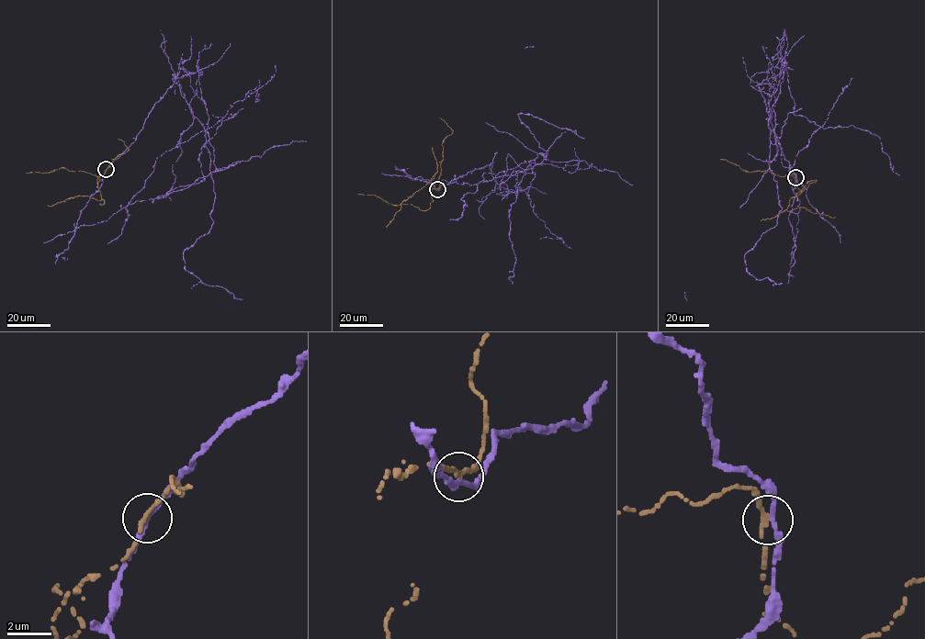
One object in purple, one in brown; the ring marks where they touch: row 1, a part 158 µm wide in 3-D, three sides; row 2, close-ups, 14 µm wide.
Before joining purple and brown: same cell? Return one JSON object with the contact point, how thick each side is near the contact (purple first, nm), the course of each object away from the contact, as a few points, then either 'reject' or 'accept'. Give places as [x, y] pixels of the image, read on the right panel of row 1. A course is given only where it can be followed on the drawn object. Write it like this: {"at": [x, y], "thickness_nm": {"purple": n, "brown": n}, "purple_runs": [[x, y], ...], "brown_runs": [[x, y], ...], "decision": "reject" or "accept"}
{"at": [795, 177], "thickness_nm": {"purple": 240, "brown": 240}, "purple_runs": [[796, 177], [759, 86], [782, 71], [772, 108], [778, 149], [769, 164], [768, 125], [783, 165], [840, 242]], "brown_runs": [[795, 177], [800, 193], [790, 198], [787, 211], [803, 207], [815, 213], [835, 217]], "decision": "reject"}

